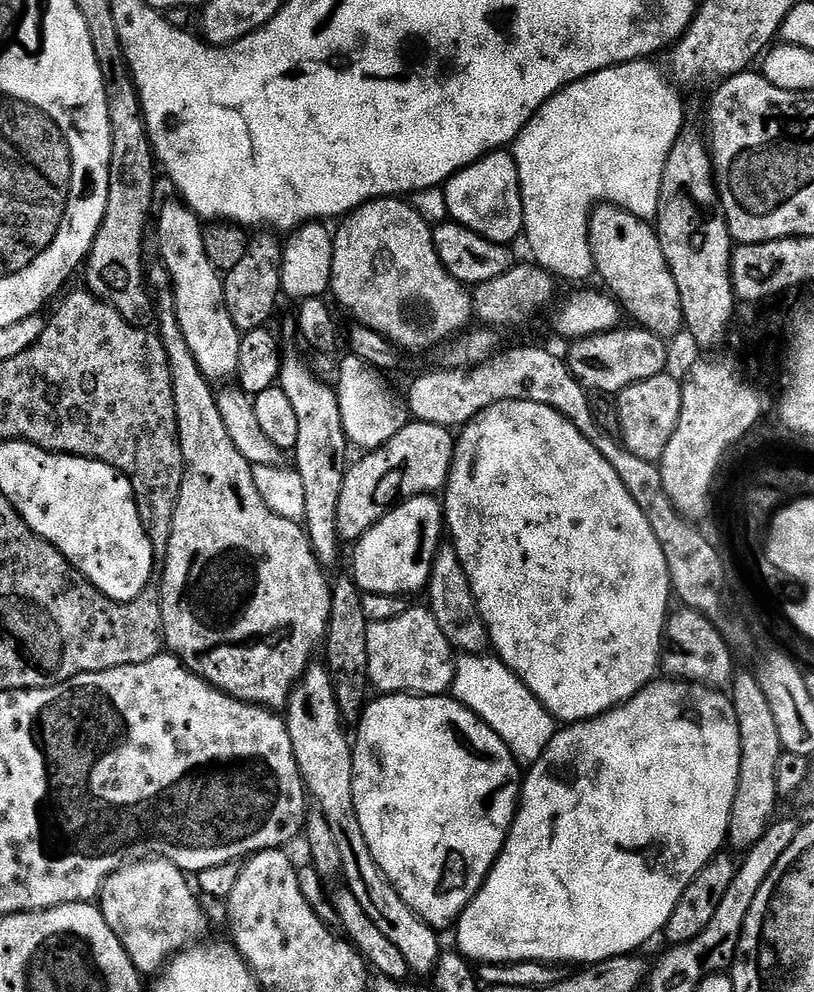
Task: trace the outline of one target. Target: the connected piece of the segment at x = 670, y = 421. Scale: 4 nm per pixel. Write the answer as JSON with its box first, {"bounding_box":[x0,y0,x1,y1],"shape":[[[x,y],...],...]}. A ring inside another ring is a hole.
{"bounding_box":[616,374,684,461],"shape":[[[671,374],[646,378],[622,390],[618,394],[618,400],[620,405],[616,412],[620,415],[619,435],[624,447],[643,460],[660,461],[664,457],[666,446],[670,446],[670,438],[674,438],[674,430],[682,414],[684,390],[681,381],[676,381]]]}

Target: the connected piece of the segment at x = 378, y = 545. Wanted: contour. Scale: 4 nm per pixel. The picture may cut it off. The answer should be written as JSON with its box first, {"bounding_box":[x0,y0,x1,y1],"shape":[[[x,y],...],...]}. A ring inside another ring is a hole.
{"bounding_box":[352,495,446,597],"shape":[[[435,495],[415,496],[413,500],[406,500],[398,507],[392,508],[366,535],[355,541],[356,553],[352,556],[352,570],[354,582],[361,593],[374,595],[388,595],[411,597],[411,592],[423,593],[428,586],[428,579],[432,576],[432,564],[436,561],[436,554],[442,547],[440,531],[446,528],[444,509],[441,501]]]}

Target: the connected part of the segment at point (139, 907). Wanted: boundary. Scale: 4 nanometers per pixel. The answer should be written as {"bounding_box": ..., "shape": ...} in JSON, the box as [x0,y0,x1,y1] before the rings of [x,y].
{"bounding_box":[100,858,204,974],"shape":[[[149,858],[125,864],[100,889],[100,913],[114,934],[118,934],[134,966],[142,974],[159,973],[176,953],[203,937],[200,935],[204,932],[204,912],[188,880],[174,862]]]}

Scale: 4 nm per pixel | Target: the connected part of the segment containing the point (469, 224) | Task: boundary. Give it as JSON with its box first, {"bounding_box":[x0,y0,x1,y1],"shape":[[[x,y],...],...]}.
{"bounding_box":[444,151,524,245],"shape":[[[511,151],[489,152],[478,162],[456,173],[444,188],[448,215],[457,224],[477,232],[490,242],[511,245],[524,232],[524,203],[518,166]]]}

